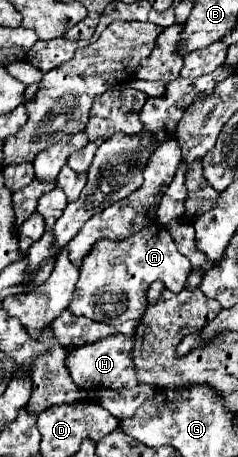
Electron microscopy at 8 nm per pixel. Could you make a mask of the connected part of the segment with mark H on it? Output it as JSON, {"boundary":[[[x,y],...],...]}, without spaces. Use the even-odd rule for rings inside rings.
{"boundary":[[[109,335],[109,339],[101,339],[101,343],[91,343],[89,347],[79,347],[71,355],[67,355],[67,367],[81,389],[131,389],[139,381],[135,377],[135,369],[131,363],[131,349],[133,349],[133,339],[127,335]]]}

